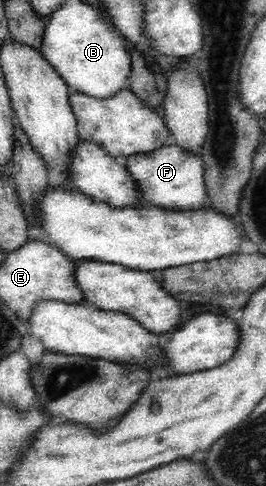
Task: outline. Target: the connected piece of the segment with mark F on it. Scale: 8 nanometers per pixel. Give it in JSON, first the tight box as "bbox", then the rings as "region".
{"bbox":[125,144,207,211],"region":[[[177,144],[163,145],[151,152],[128,156],[125,168],[129,176],[135,179],[140,198],[150,206],[172,211],[192,211],[200,209],[207,200],[203,157],[183,151]]]}

